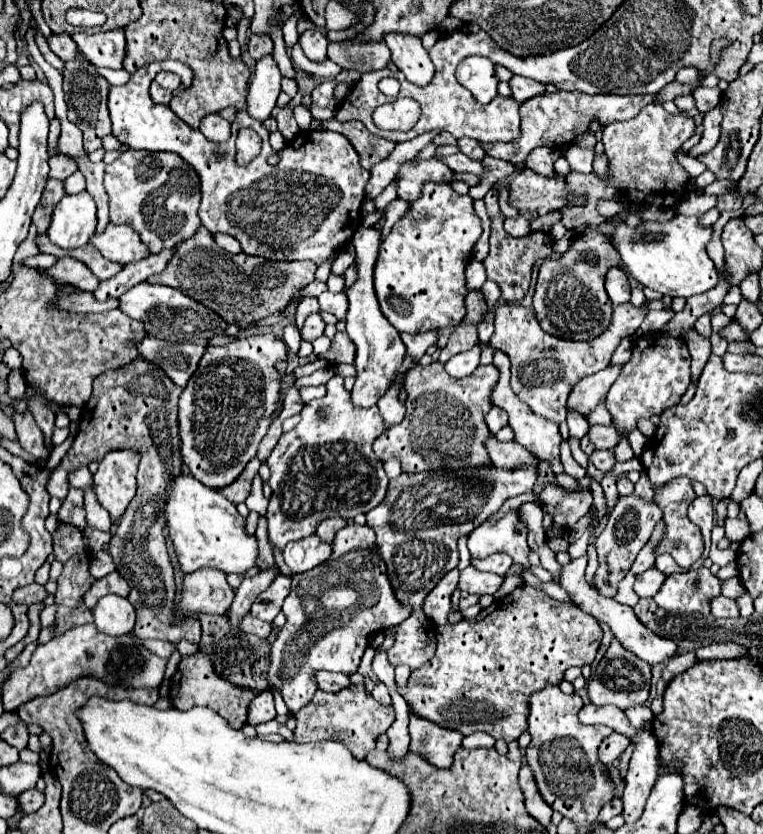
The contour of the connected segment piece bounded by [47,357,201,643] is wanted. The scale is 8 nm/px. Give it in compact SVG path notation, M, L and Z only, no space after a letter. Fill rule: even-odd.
M137 357L133 363L101 373L93 381L93 395L85 403L85 409L81 413L79 421L79 433L69 447L67 455L61 459L61 463L53 469L47 481L47 493L57 499L65 499L69 483L67 483L67 473L73 467L83 467L89 461L101 461L109 451L113 449L137 449L141 451L141 465L139 465L139 481L137 481L137 495L129 503L127 511L123 513L119 527L115 535L109 541L109 555L115 563L115 569L123 575L123 579L129 583L131 593L129 601L135 607L137 621L133 627L133 633L141 639L161 639L169 643L179 643L179 639L187 639L189 643L199 643L201 637L201 625L195 617L185 617L177 621L173 617L173 605L175 605L175 581L173 581L173 567L165 549L165 487L169 485L169 479L173 475L181 473L181 453L179 453L179 427L177 427L177 399L181 395L181 387L177 387L155 363L149 363L143 357Z

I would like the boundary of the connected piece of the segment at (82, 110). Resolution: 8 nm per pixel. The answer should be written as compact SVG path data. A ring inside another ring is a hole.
M79 55L77 59L65 63L63 91L65 91L65 101L67 101L67 117L69 117L71 123L75 123L81 129L85 151L91 153L95 149L101 149L103 137L111 133L109 111L105 107L105 95L109 91L109 83L105 83L105 79L97 77L95 67L85 63L85 57Z

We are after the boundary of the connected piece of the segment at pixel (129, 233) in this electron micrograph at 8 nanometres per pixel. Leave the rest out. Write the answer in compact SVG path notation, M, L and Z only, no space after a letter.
M109 223L103 233L95 233L89 243L109 261L115 263L133 263L147 257L147 247L141 243L139 235L125 225Z

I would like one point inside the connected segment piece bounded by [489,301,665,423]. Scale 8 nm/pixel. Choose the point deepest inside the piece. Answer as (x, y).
(544, 369)

